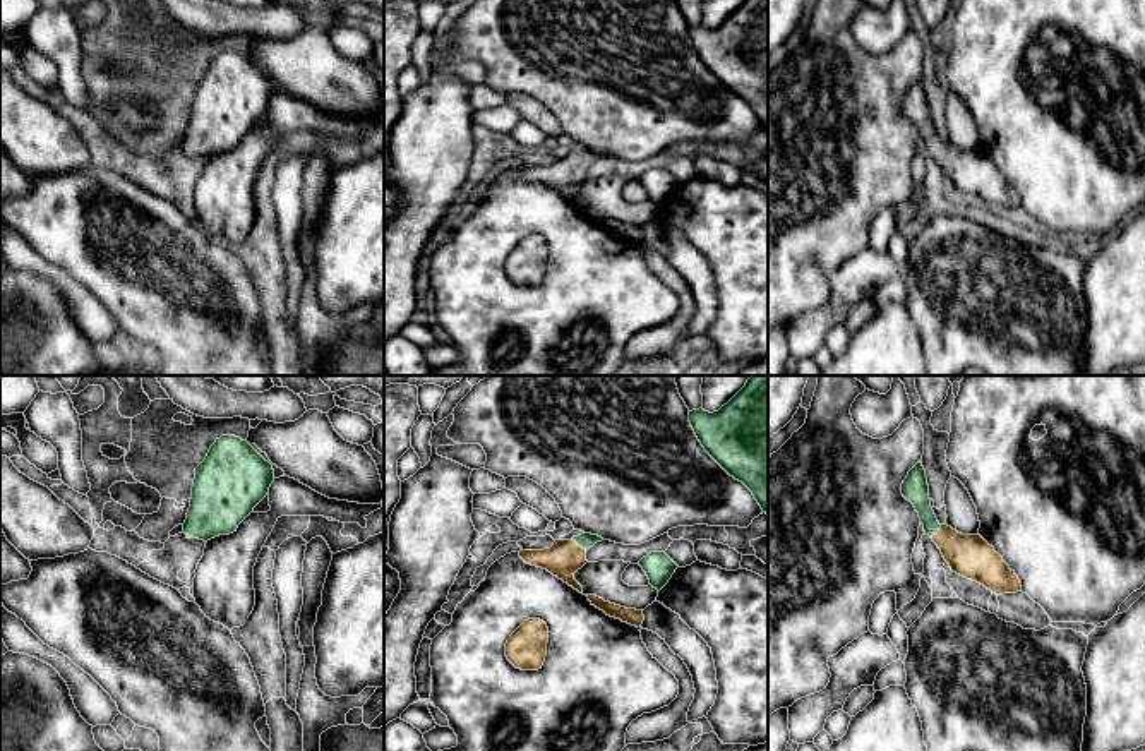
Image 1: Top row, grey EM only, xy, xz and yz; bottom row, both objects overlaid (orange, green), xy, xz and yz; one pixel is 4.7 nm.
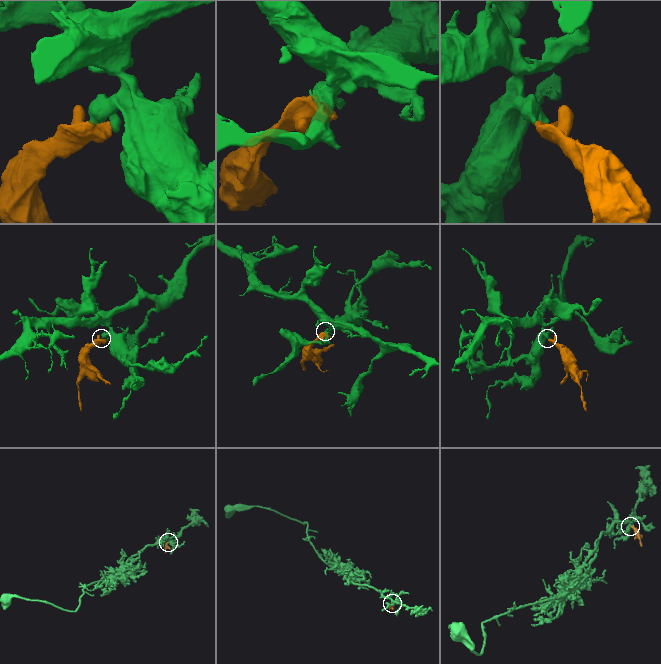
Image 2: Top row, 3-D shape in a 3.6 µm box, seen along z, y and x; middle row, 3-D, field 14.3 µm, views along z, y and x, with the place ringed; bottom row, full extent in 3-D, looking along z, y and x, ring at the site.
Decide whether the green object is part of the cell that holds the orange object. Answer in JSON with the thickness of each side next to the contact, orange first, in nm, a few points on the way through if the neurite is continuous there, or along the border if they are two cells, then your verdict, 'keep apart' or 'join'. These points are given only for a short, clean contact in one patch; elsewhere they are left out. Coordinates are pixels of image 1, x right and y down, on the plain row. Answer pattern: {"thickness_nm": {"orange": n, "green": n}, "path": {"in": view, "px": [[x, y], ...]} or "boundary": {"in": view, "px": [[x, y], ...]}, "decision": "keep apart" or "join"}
{"thickness_nm": {"orange": 170, "green": 70}, "path": {"in": "xz", "px": [[564, 174], [578, 162], [585, 156]]}, "decision": "join"}

